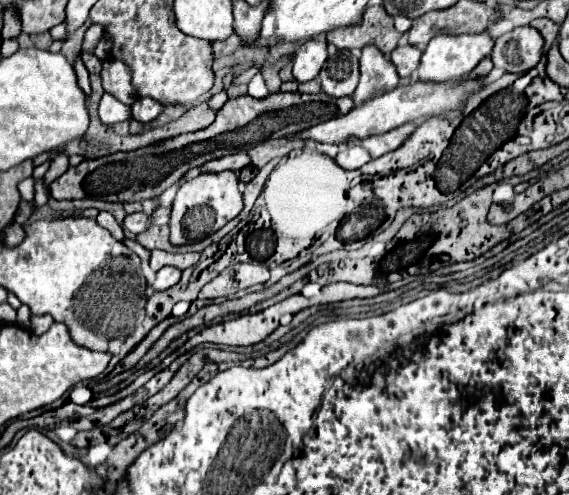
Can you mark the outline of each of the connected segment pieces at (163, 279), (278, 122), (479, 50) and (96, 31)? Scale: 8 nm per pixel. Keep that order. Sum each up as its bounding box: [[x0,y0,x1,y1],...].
[[154,266,182,290],[50,92,354,202],[418,32,494,82],[82,24,102,53]]

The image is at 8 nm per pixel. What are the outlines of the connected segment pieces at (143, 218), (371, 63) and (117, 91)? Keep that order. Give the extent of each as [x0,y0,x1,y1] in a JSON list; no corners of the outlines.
[[122,212,148,234],[352,46,400,104],[100,60,136,104]]

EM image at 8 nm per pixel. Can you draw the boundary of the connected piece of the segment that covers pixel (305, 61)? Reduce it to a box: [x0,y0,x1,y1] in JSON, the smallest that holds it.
[292,38,328,82]

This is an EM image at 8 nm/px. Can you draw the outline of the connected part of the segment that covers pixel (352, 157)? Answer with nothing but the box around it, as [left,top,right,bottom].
[336,146,370,170]

